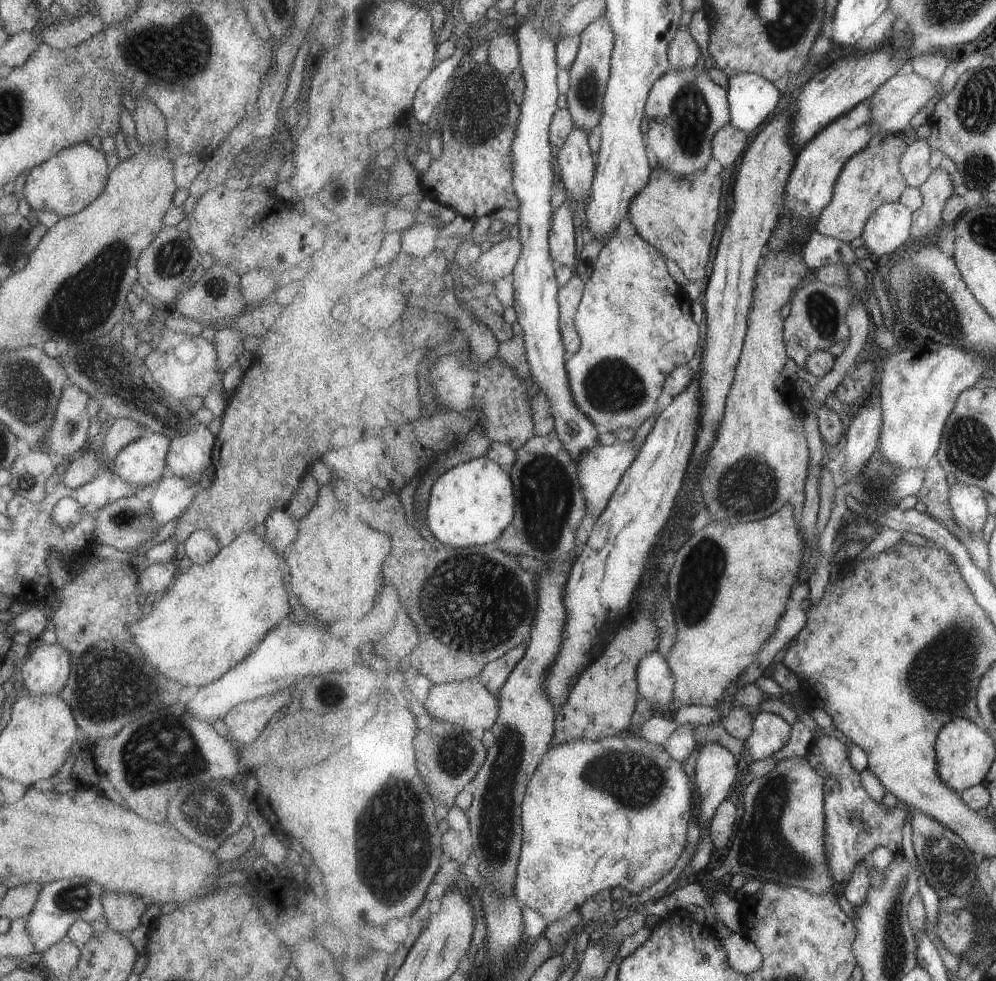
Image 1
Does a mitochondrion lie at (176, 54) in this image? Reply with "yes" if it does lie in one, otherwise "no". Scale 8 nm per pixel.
yes

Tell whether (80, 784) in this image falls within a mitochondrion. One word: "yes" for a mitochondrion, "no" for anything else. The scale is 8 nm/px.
no

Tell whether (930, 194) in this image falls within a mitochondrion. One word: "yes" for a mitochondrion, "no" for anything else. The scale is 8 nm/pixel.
no

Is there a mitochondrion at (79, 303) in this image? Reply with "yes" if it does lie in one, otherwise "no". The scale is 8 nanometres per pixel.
yes

